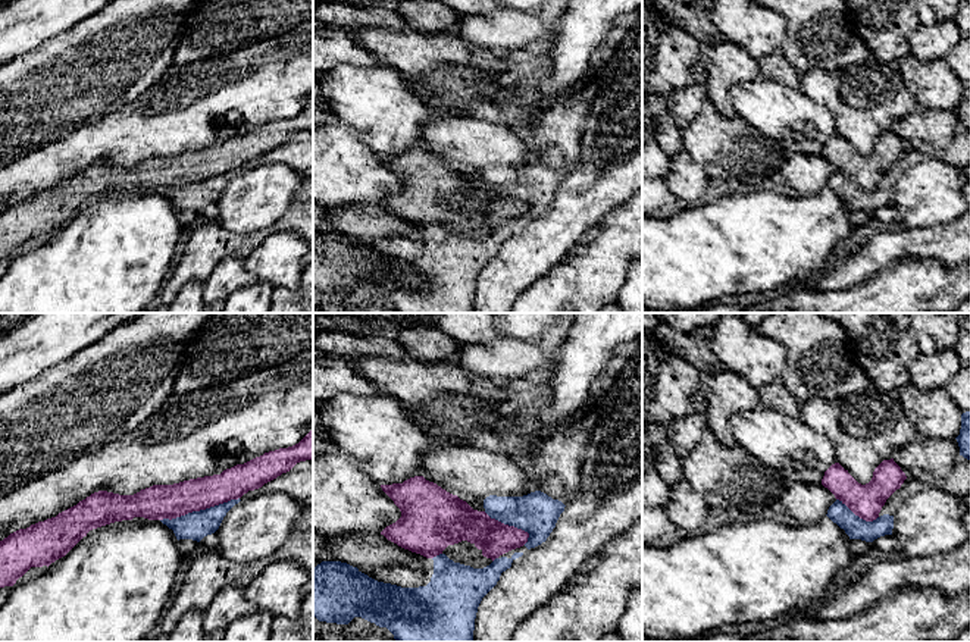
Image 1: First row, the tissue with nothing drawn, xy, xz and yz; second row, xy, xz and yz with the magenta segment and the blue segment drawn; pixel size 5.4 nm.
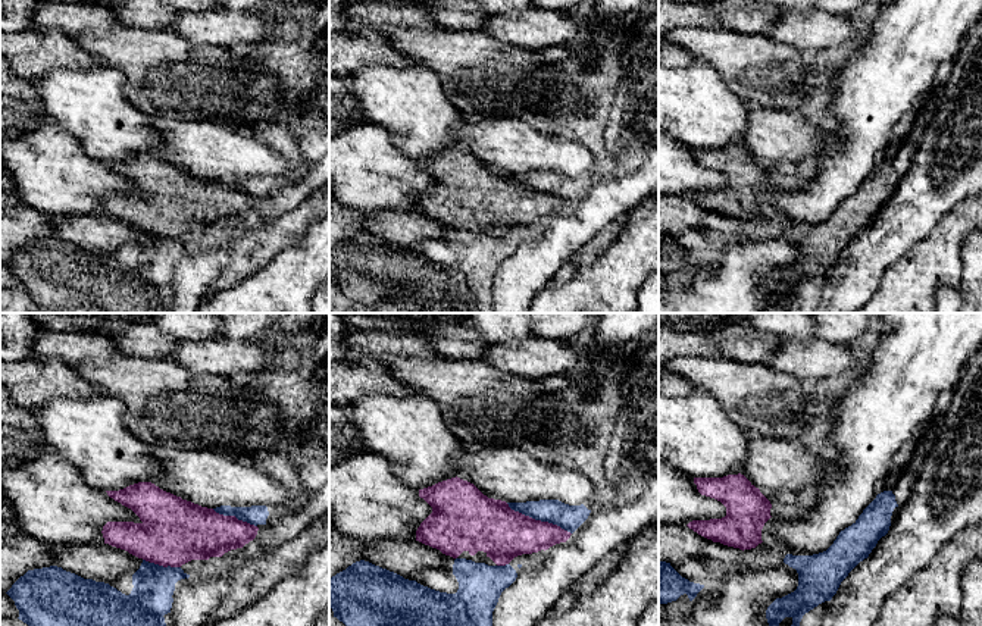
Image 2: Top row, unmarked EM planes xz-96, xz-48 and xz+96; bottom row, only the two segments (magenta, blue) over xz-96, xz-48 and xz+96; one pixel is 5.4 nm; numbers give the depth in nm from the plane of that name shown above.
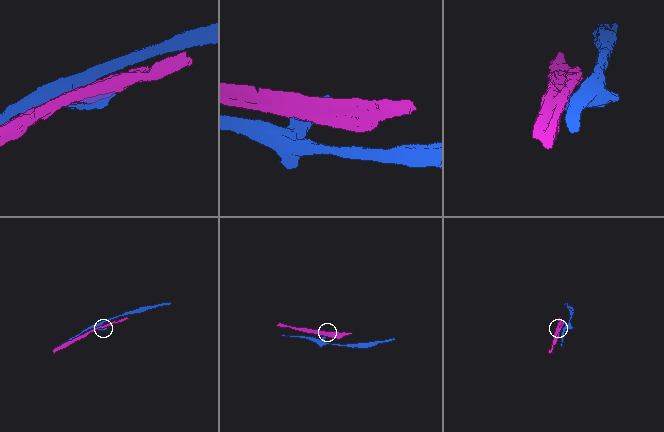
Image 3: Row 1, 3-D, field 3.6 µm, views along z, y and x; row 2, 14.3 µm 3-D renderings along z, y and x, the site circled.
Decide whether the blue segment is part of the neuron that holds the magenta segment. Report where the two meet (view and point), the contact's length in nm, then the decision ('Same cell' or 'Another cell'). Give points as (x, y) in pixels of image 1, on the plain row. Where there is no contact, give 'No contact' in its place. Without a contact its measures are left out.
Touches magenta at xy (199, 181). Shared border 460 nm. Another cell

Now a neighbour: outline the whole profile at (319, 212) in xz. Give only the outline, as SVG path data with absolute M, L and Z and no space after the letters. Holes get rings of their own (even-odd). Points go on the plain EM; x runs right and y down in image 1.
M313 201L313 238L322 232L328 232L325 225L326 209L322 204Z

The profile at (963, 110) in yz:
M970 82L961 85L961 100L955 110L960 118L960 126L970 131Z

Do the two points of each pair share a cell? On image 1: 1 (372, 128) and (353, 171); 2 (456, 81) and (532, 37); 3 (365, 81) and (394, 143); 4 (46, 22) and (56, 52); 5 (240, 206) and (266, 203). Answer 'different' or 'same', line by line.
1: different
2: different
3: same
4: different
5: same

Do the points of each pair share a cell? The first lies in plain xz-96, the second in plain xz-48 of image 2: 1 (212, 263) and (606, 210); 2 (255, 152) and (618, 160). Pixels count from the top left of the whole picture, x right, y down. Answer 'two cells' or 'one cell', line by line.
1: one cell
2: two cells

